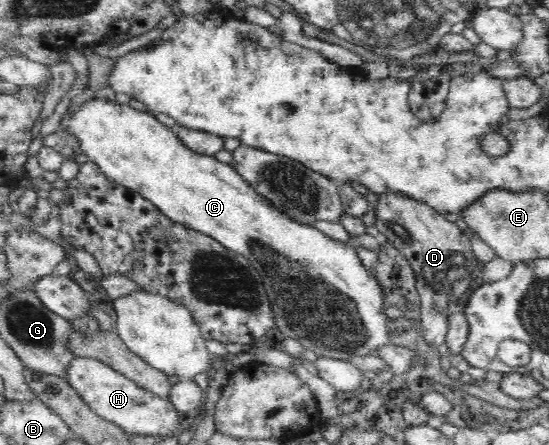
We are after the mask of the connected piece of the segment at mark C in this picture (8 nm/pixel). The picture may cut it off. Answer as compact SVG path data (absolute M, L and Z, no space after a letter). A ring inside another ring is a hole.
M94 100L84 104L70 120L64 120L62 126L74 132L82 152L110 181L138 192L175 223L210 235L228 250L246 257L261 275L270 300L275 338L294 338L317 357L345 361L354 356L377 354L382 347L392 344L388 329L392 318L385 313L387 306L382 283L376 279L376 272L371 273L370 268L362 264L356 247L350 242L338 241L312 225L293 220L255 192L230 163L188 149L171 128L156 119L155 114L135 110L127 104L116 104L116 101Z

